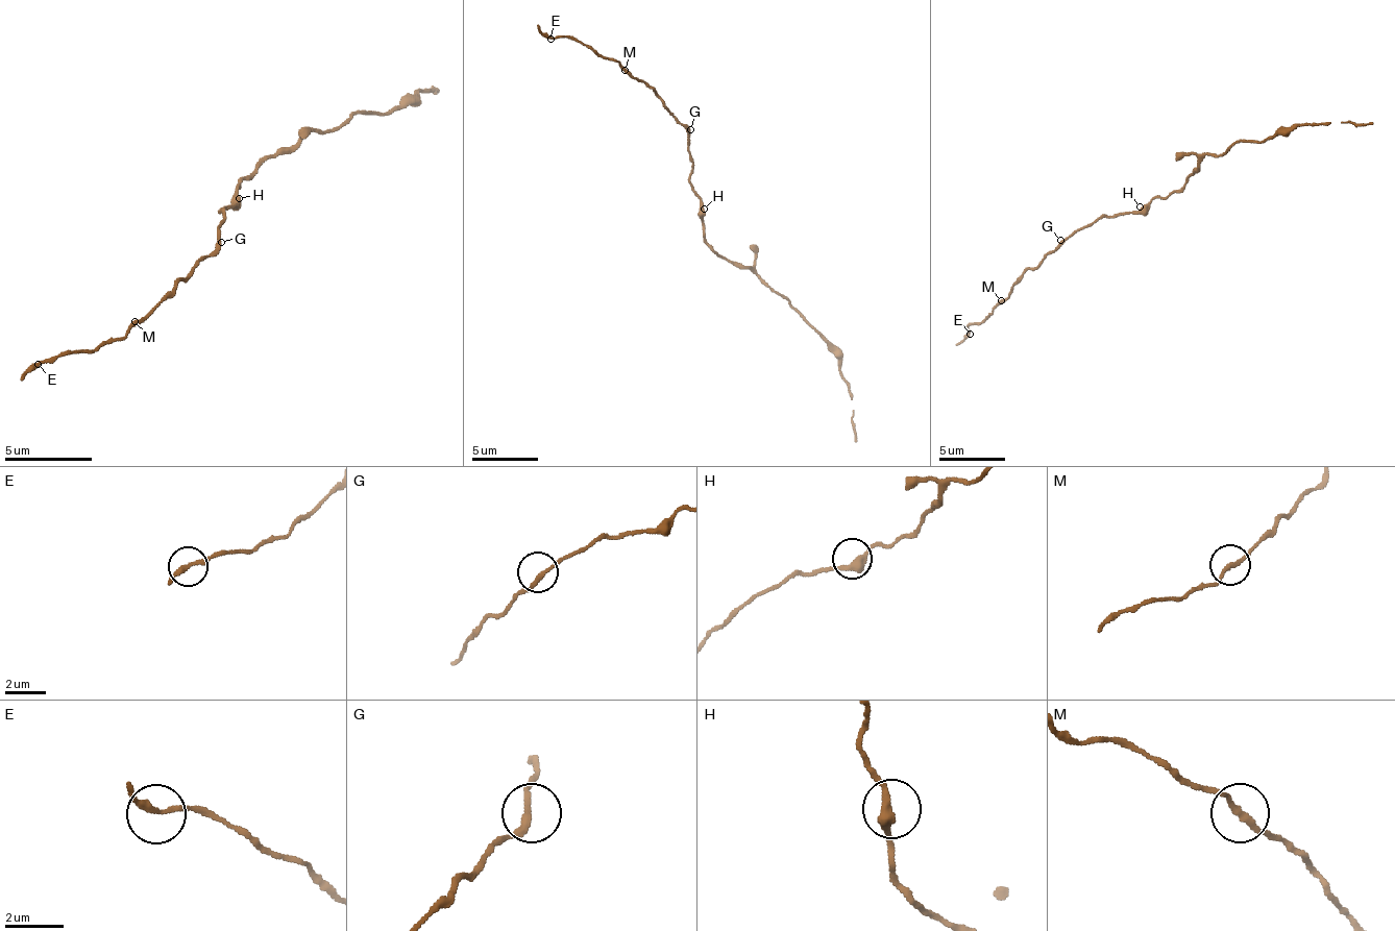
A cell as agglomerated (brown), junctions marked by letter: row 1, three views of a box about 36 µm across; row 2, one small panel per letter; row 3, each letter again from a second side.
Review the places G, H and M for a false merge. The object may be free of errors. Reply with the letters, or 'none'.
none

